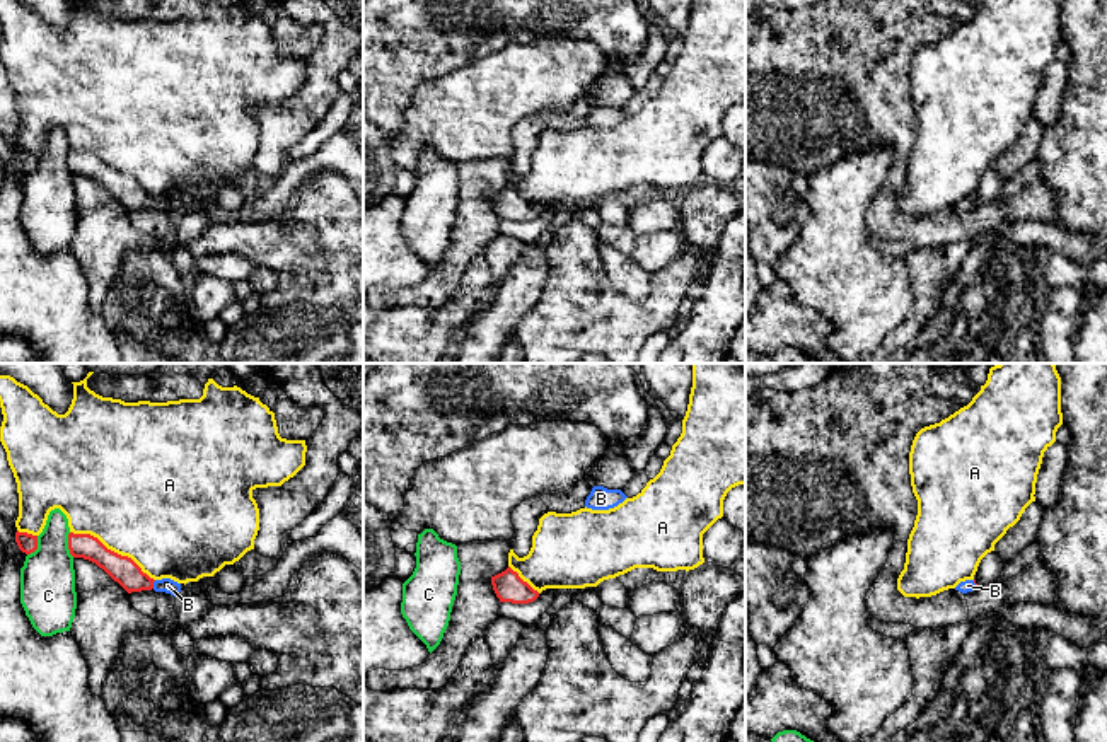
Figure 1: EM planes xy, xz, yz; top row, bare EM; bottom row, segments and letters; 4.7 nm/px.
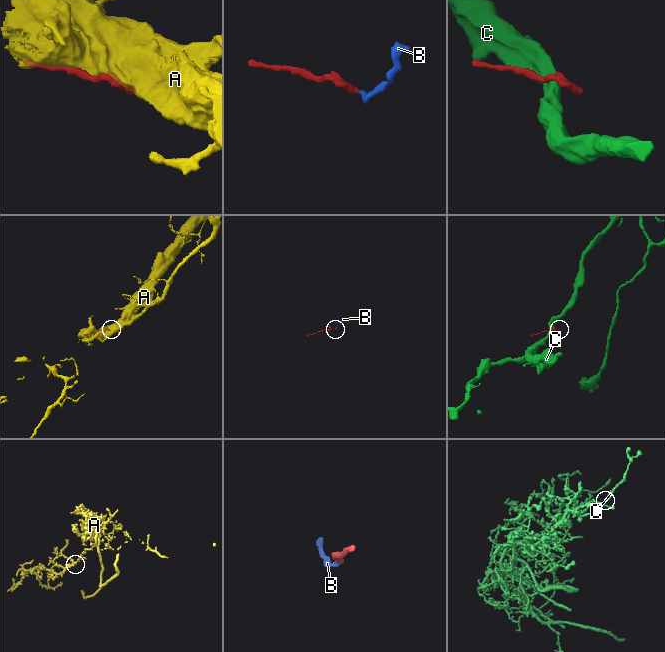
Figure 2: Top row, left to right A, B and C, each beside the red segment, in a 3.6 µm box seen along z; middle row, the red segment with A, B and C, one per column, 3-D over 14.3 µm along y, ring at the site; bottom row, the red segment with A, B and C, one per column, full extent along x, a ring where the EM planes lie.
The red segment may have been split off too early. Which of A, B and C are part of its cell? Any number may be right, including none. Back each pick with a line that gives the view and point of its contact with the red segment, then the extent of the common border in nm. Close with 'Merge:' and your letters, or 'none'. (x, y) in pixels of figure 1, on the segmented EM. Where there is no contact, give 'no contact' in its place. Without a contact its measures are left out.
B: meets red in xy at (152, 584); contact 40 nm long
Merge: B

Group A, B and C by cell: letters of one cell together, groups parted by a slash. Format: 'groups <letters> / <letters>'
groups A / B / C

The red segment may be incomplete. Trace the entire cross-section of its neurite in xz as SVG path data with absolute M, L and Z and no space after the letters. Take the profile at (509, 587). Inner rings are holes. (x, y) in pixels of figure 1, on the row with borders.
M510 566L491 577L491 585L500 602L529 604L539 597L539 592L524 582Z

